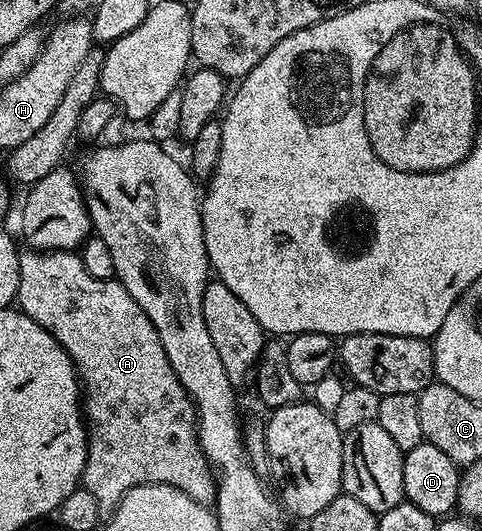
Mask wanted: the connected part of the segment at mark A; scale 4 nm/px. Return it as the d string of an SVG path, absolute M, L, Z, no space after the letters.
M25 249L20 252L21 260L19 261L19 285L17 286L16 306L31 321L43 325L59 345L71 357L73 368L77 371L80 390L83 392L83 422L85 430L89 436L87 449L87 461L85 462L85 472L81 475L81 483L91 493L95 493L95 501L99 501L102 509L116 508L121 502L121 498L130 491L132 487L138 487L140 483L166 483L172 487L178 487L187 497L195 501L209 505L217 498L217 484L215 482L214 472L205 460L205 455L201 452L201 445L197 441L197 408L193 406L193 400L189 398L188 393L183 389L183 385L173 372L173 369L167 361L167 353L163 353L163 345L159 341L159 333L155 333L155 325L151 325L151 317L139 309L139 301L127 293L127 289L116 277L111 279L100 279L91 277L91 273L85 267L80 254L72 251L34 251Z

